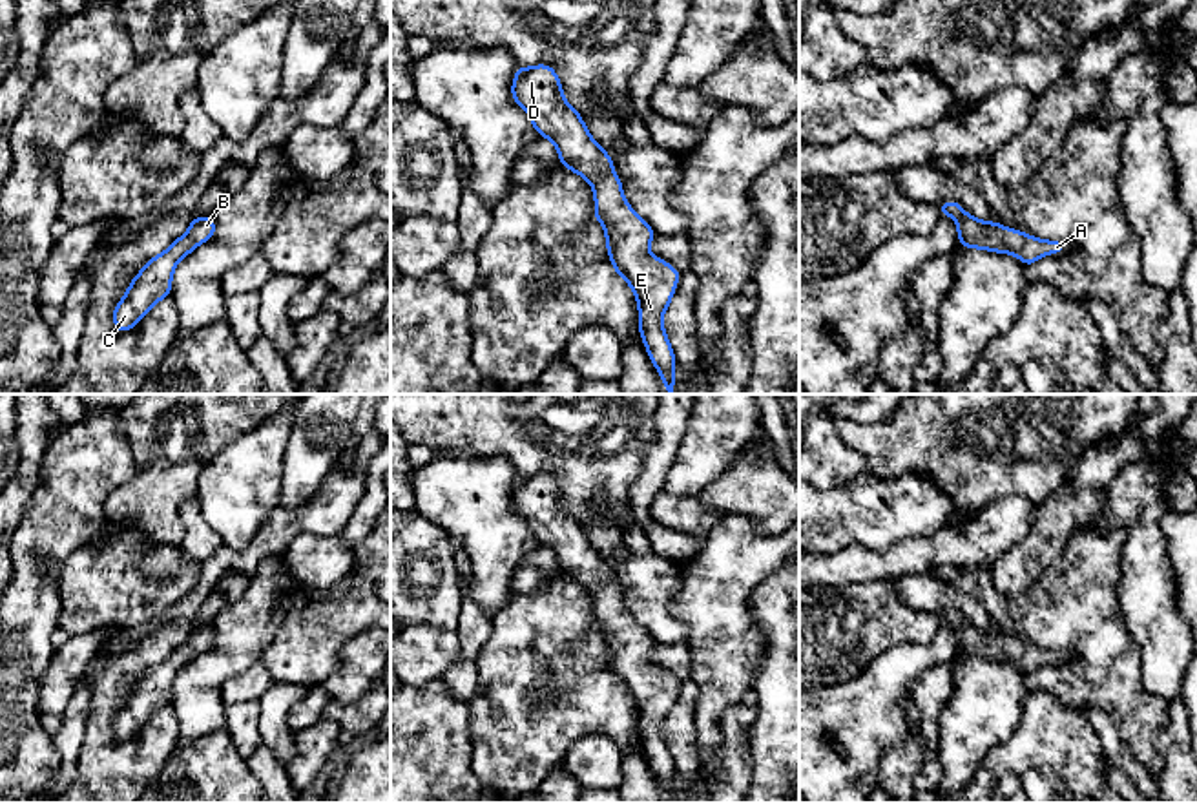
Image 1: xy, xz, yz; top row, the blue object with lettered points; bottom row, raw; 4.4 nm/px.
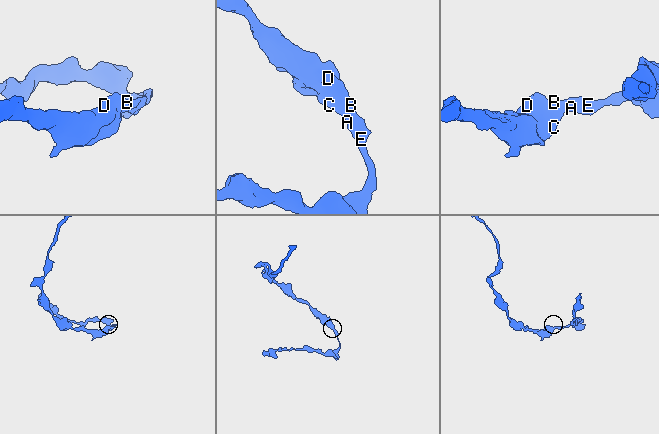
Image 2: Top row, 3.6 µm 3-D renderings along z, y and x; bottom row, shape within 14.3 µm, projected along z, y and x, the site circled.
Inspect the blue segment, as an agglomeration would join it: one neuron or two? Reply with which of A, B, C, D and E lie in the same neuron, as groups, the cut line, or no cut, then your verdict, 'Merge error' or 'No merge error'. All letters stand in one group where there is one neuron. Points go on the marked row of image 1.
Groups: A B C D E. No split. No merge error

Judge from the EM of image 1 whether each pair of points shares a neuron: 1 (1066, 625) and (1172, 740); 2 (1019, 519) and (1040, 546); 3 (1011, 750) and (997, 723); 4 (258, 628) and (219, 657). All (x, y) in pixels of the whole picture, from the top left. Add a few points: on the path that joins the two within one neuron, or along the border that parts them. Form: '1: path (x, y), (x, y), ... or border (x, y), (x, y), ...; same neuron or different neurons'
1: border (1168, 703), (1157, 743), (1161, 767), (1155, 771); different neurons
2: border (1039, 506), (1031, 528), (997, 559); different neurons
3: border (1024, 699), (1015, 730), (999, 741), (977, 769); different neurons
4: path (249, 634), (228, 654); same neuron

